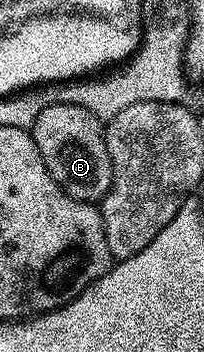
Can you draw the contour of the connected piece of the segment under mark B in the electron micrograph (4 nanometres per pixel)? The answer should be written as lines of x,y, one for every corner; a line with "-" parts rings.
59,99
35,119
31,130
37,150
47,163
47,171
67,195
80,201
100,203
112,185
112,161
105,142
102,118
96,117
89,106
76,105
68,99

